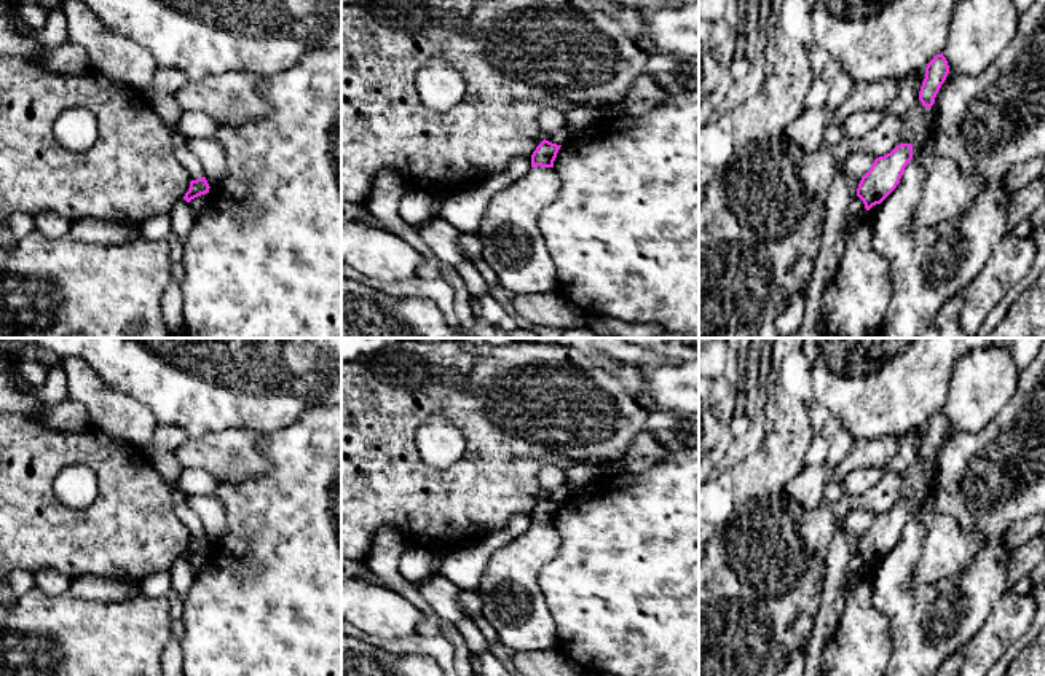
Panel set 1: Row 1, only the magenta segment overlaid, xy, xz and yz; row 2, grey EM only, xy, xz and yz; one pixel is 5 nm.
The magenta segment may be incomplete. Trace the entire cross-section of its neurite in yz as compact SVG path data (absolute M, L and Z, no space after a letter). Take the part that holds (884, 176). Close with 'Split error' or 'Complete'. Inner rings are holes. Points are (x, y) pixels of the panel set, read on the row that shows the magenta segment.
M900 143L890 153L874 159L857 188L857 196L863 201L866 210L881 204L897 188L911 159L911 143Z. Complete

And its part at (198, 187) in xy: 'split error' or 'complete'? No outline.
complete

